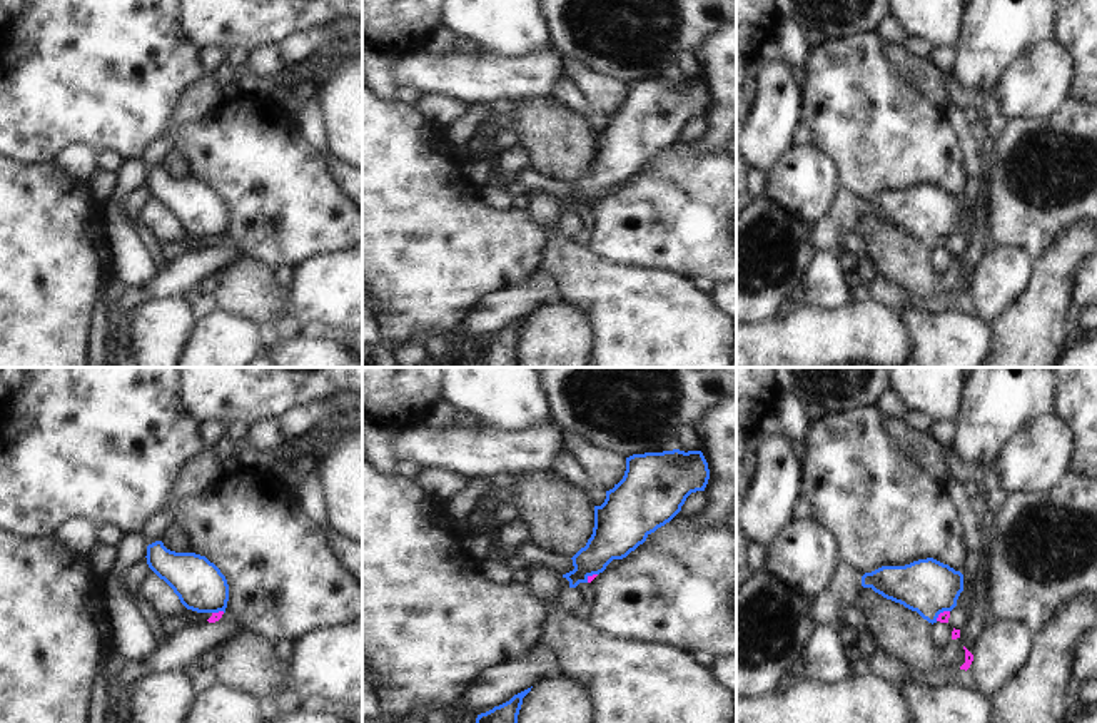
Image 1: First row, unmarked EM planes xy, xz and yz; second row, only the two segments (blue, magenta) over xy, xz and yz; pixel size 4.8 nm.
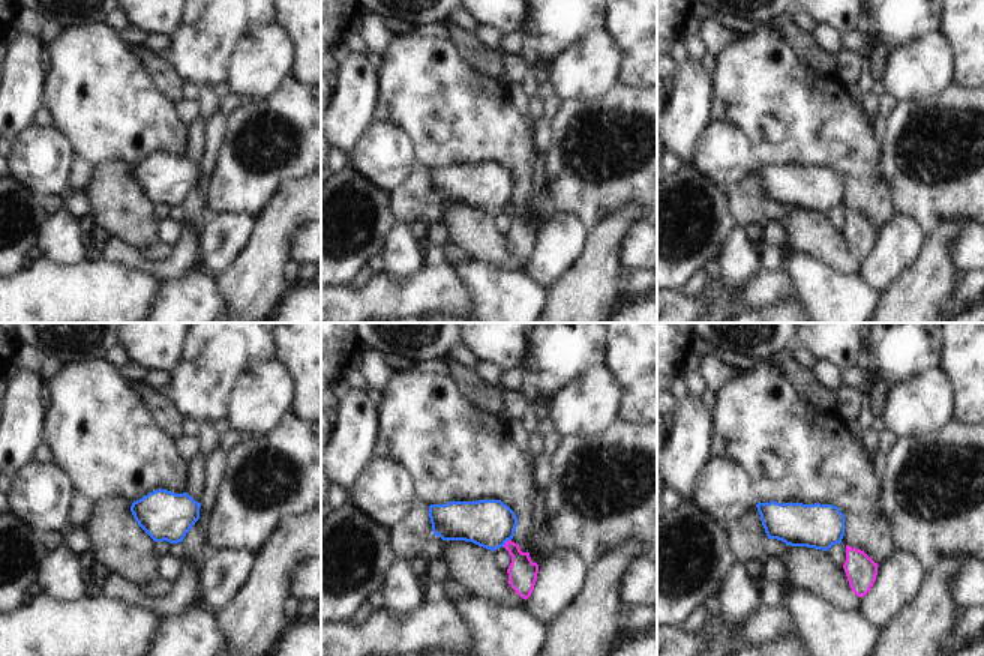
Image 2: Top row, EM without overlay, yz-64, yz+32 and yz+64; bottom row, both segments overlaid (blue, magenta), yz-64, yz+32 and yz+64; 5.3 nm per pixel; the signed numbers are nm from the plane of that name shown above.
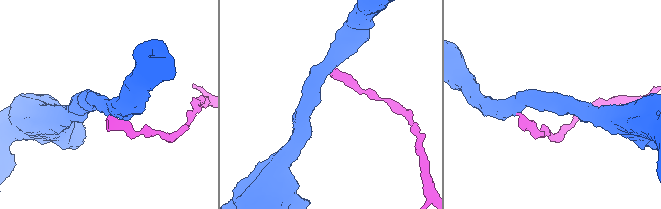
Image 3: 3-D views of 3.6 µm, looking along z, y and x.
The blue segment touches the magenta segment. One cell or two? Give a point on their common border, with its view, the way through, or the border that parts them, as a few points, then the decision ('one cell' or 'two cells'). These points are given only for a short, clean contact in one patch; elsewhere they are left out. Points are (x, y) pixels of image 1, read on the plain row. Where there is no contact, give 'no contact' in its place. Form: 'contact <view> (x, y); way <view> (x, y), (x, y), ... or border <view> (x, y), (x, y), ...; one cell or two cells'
contact yz (940, 237); border yz (949, 236), (944, 236), (935, 246); two cells

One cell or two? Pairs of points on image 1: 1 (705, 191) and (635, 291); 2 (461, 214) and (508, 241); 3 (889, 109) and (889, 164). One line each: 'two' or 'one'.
1: two
2: one
3: one

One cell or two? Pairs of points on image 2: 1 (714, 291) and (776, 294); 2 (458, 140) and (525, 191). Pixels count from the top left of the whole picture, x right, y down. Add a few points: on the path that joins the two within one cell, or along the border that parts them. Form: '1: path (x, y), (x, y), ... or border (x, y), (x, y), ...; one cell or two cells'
1: path (729, 303), (744, 303), (761, 294); one cell
2: path (479, 140), (491, 140), (521, 170); one cell

